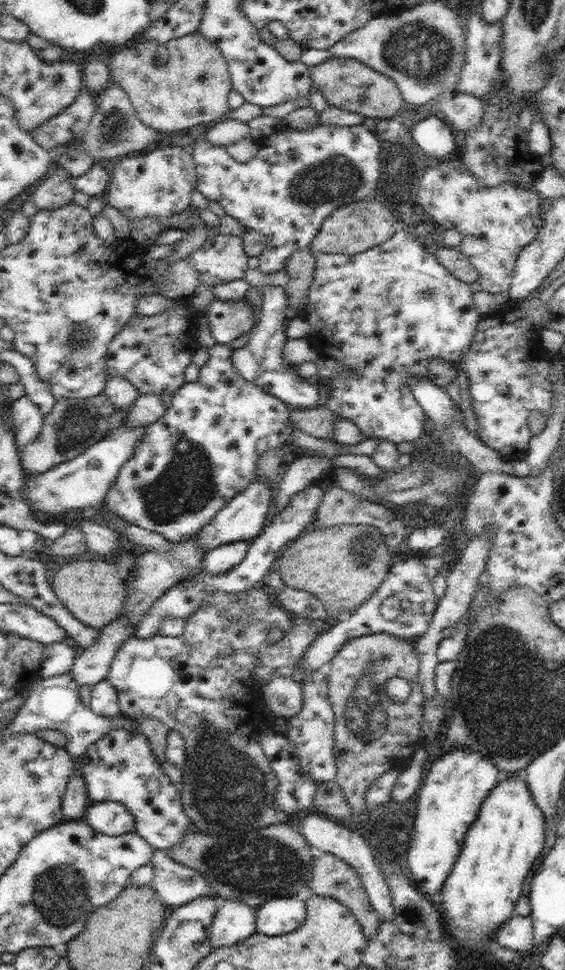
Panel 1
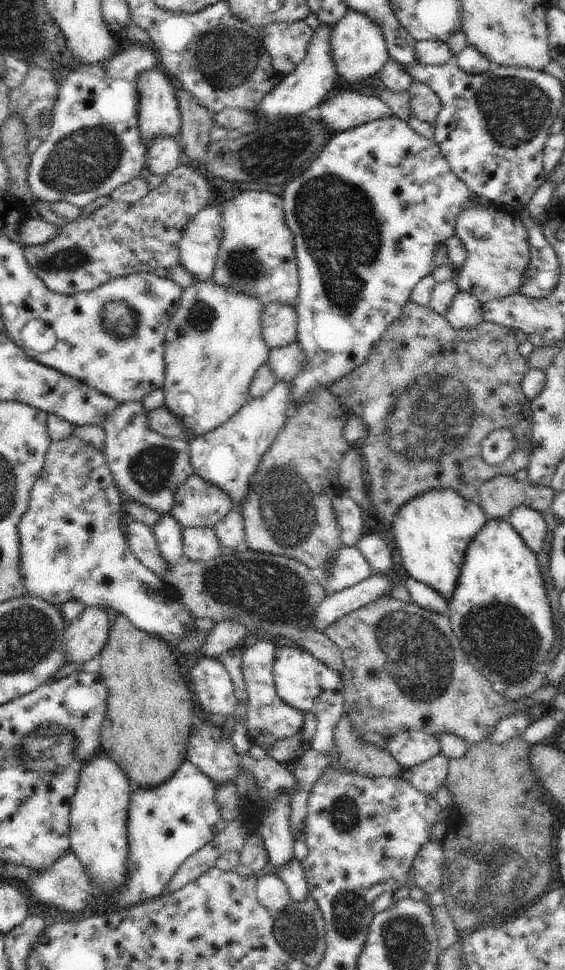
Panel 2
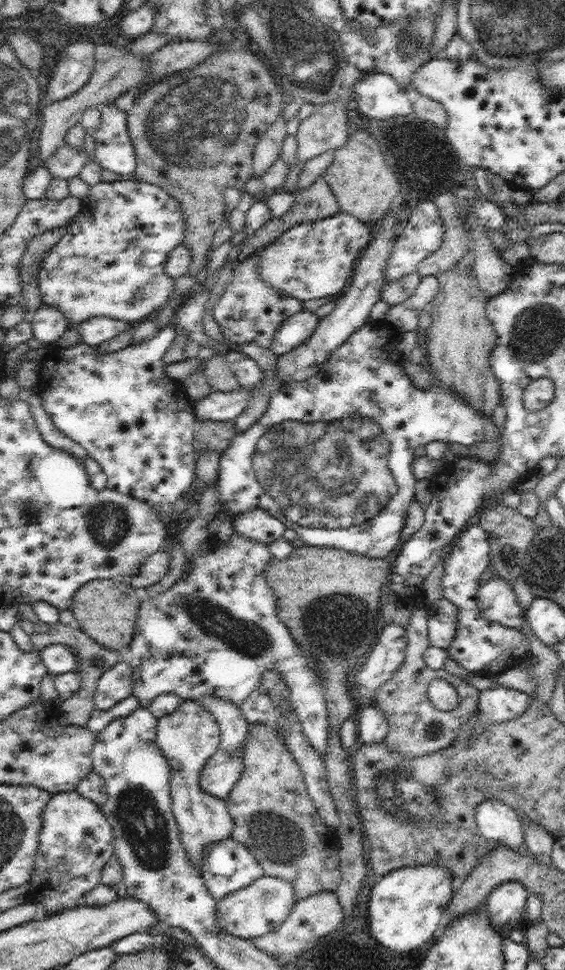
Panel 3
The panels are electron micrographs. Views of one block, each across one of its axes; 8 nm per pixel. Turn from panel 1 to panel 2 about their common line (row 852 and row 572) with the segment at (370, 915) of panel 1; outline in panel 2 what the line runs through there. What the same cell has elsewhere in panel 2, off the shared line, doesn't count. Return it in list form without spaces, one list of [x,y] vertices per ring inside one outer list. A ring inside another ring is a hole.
[[[318,389],[313,395],[312,400],[309,400],[308,403],[304,403],[303,405],[298,405],[293,411],[289,412],[282,430],[277,434],[276,440],[274,440],[272,446],[270,446],[266,454],[262,457],[256,474],[252,476],[248,496],[245,498],[243,505],[238,508],[238,510],[242,508],[241,512],[245,524],[245,541],[248,549],[262,551],[263,553],[273,553],[274,555],[282,555],[283,557],[292,557],[298,559],[309,569],[322,568],[325,573],[329,572],[335,556],[338,554],[338,551],[344,547],[341,541],[341,528],[333,509],[333,500],[335,495],[340,492],[339,466],[341,460],[345,452],[352,446],[343,435],[343,428],[346,426],[347,417],[348,414],[343,409],[343,406],[334,398],[334,395],[326,389]]]

